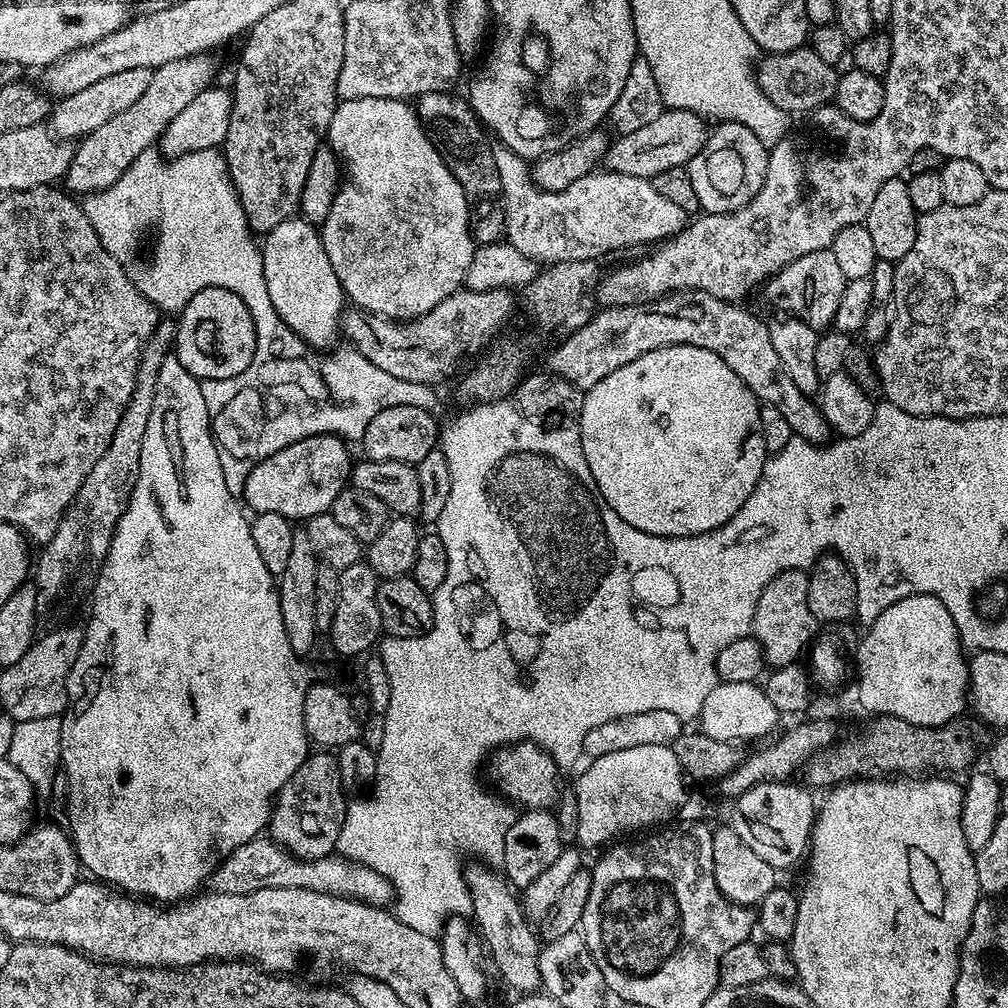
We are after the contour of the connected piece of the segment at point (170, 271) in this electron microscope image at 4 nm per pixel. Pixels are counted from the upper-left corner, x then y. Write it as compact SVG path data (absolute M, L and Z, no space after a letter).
M207 148L188 152L184 156L175 157L169 164L172 164L169 168L160 168L157 172L148 168L144 176L135 176L135 171L129 170L114 182L114 186L83 197L84 213L86 218L90 218L90 226L94 226L102 246L106 246L106 250L115 260L127 261L127 256L136 252L140 232L146 231L153 224L154 227L160 228L160 233L152 244L152 257L149 258L148 265L140 273L135 273L134 283L143 296L147 296L158 306L161 313L179 313L188 305L190 298L204 288L229 288L246 302L256 336L271 338L276 346L280 346L278 352L298 352L300 346L306 346L307 343L297 332L288 329L286 322L282 322L282 318L274 310L274 302L270 302L270 294L266 291L262 254L257 241L256 244L252 241L254 233L248 226L240 199L236 197L236 187L228 179L228 163L224 160L223 151L220 148Z

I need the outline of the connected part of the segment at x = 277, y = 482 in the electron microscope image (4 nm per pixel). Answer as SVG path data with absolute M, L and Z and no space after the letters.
M307 436L264 460L255 461L246 478L243 503L249 509L252 507L253 513L282 514L293 522L307 522L311 516L329 511L334 498L350 484L354 459L347 447L339 436Z

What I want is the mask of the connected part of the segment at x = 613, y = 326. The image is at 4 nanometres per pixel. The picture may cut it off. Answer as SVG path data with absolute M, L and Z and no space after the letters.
M675 292L634 307L610 306L597 311L585 326L563 339L550 356L549 369L581 390L598 384L602 378L650 350L668 345L688 344L708 350L708 336L716 336L716 316L731 301L714 298L705 292Z

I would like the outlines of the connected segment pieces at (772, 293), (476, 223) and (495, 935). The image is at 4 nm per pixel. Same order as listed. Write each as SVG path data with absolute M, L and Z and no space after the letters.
M823 248L787 264L763 285L762 293L764 292L765 298L777 308L777 313L797 316L812 328L824 330L831 325L838 310L838 302L842 302L845 283L846 279L834 254Z
M451 91L431 92L419 97L414 107L421 124L430 133L432 143L440 152L448 169L464 187L470 213L470 231L477 245L492 244L505 235L504 205L501 200L498 166L494 166L492 144L479 144L476 136L485 135L486 129L471 104L463 95L452 96Z
M480 862L469 864L472 865L464 868L464 881L468 887L468 893L472 896L474 923L490 953L491 963L492 960L496 963L501 978L516 991L516 994L541 991L538 958L542 944L533 925L524 918L524 909L517 893L499 871Z

